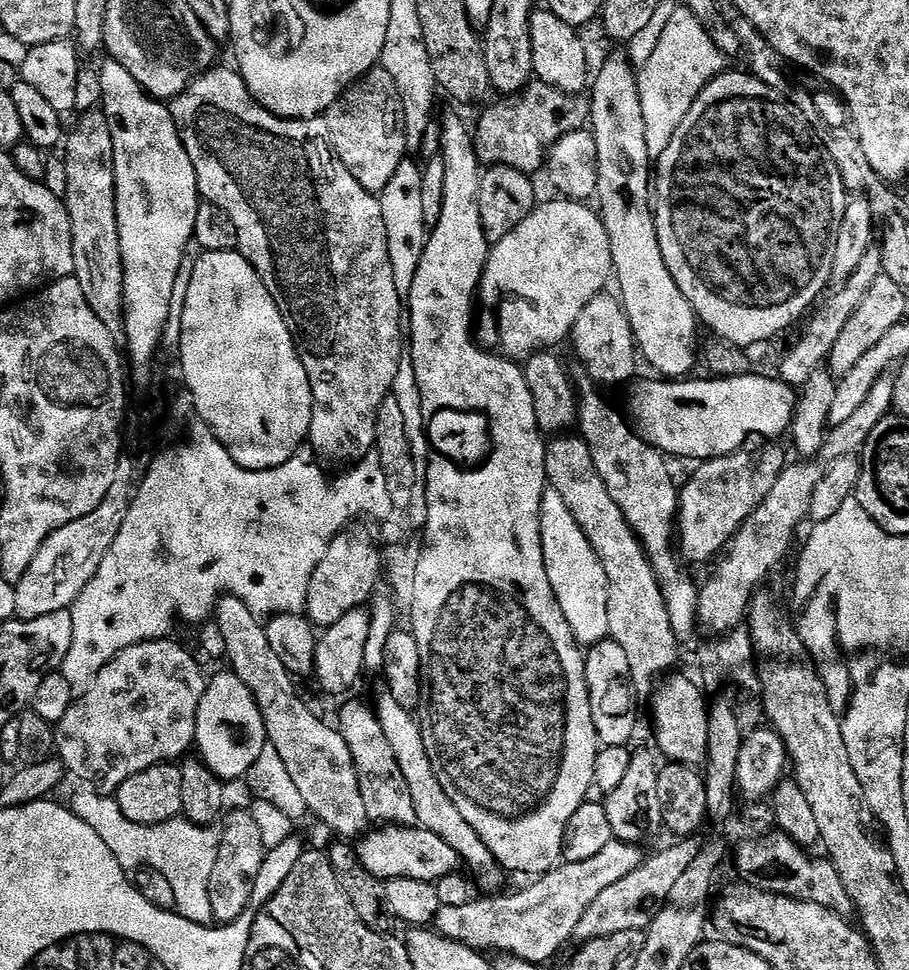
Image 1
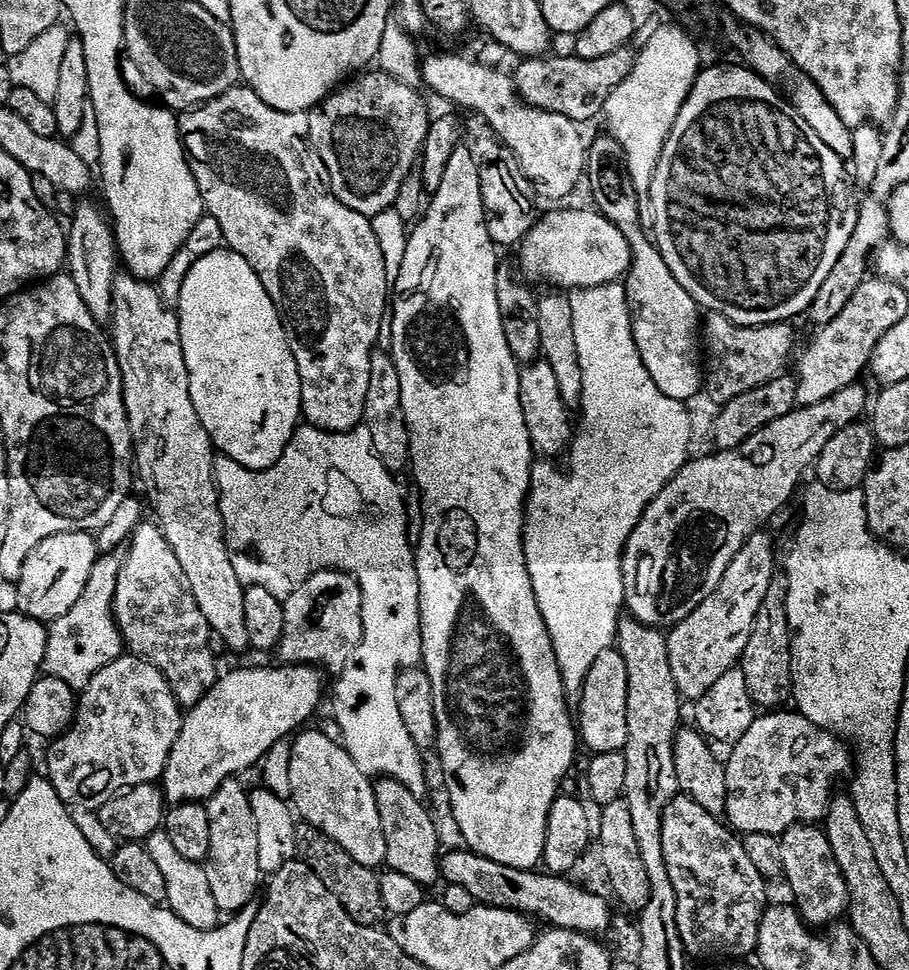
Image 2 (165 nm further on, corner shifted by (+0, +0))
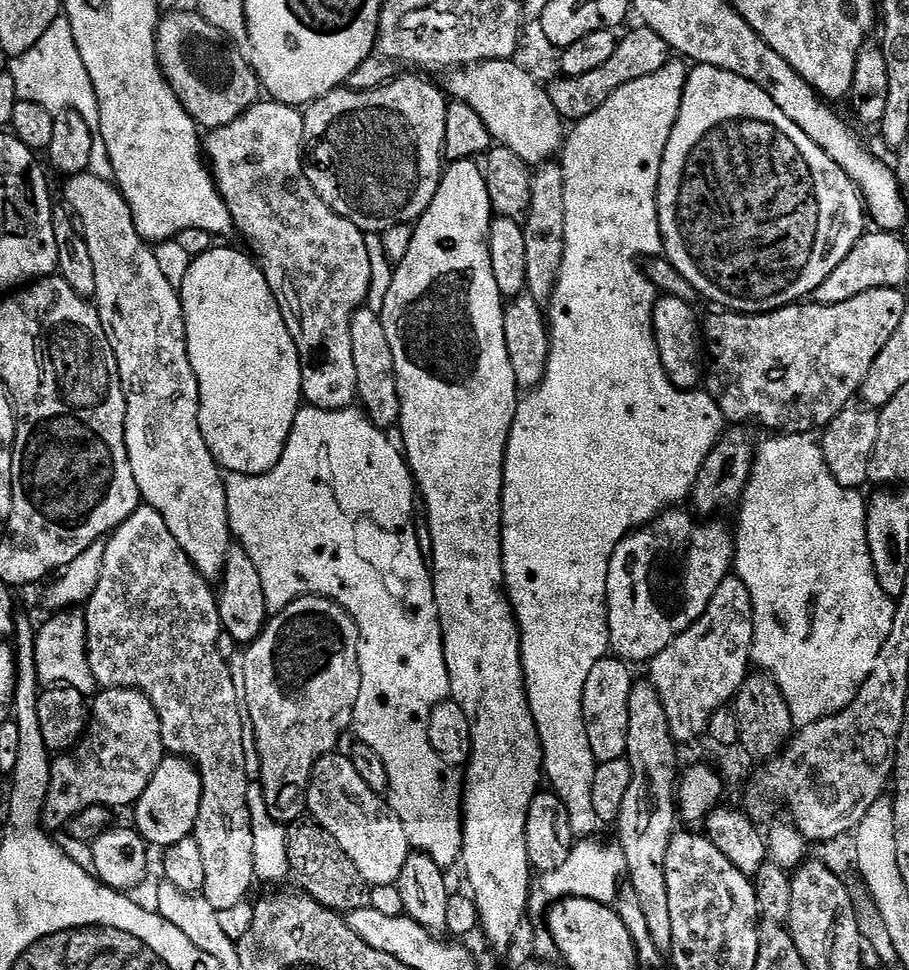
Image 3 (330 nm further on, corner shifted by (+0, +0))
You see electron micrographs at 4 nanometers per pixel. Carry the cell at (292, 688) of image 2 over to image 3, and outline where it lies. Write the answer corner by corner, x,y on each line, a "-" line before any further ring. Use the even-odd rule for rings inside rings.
165,755
158,770
154,770
154,778
150,778
150,786
146,786
146,790
134,805
134,827
153,849
163,850
174,846
174,842
182,842
182,838
195,833
201,798
202,778
195,764
179,756

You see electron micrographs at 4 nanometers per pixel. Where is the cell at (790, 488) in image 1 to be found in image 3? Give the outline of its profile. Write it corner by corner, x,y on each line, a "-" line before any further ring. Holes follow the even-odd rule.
730,574
714,590
710,606
685,632
678,634
662,654
650,661
650,682
660,695
670,726
670,734
677,745
699,740
708,731
711,716
731,705
742,682
750,674
752,639
754,638
754,610
750,590
740,577

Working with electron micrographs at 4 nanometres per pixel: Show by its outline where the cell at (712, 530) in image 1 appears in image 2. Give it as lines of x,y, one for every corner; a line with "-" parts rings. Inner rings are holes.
857,382
846,386
838,390
838,394
826,398
826,402
814,402
814,406
798,406
790,414
778,418
778,422
762,426
758,434
746,438
746,442
734,450
716,450
713,456
689,459
662,494
650,502
624,548
624,602
635,620
648,628
671,630
690,618
690,614
718,590
718,582
722,582
722,574
726,574
738,550
765,527
764,523
771,516
783,510
784,503
795,494
800,479
815,469
816,460
822,450
826,450
830,438
834,438
838,430
846,430
846,426
857,423
863,417
860,415
869,411
870,398
868,400
868,392
862,385

